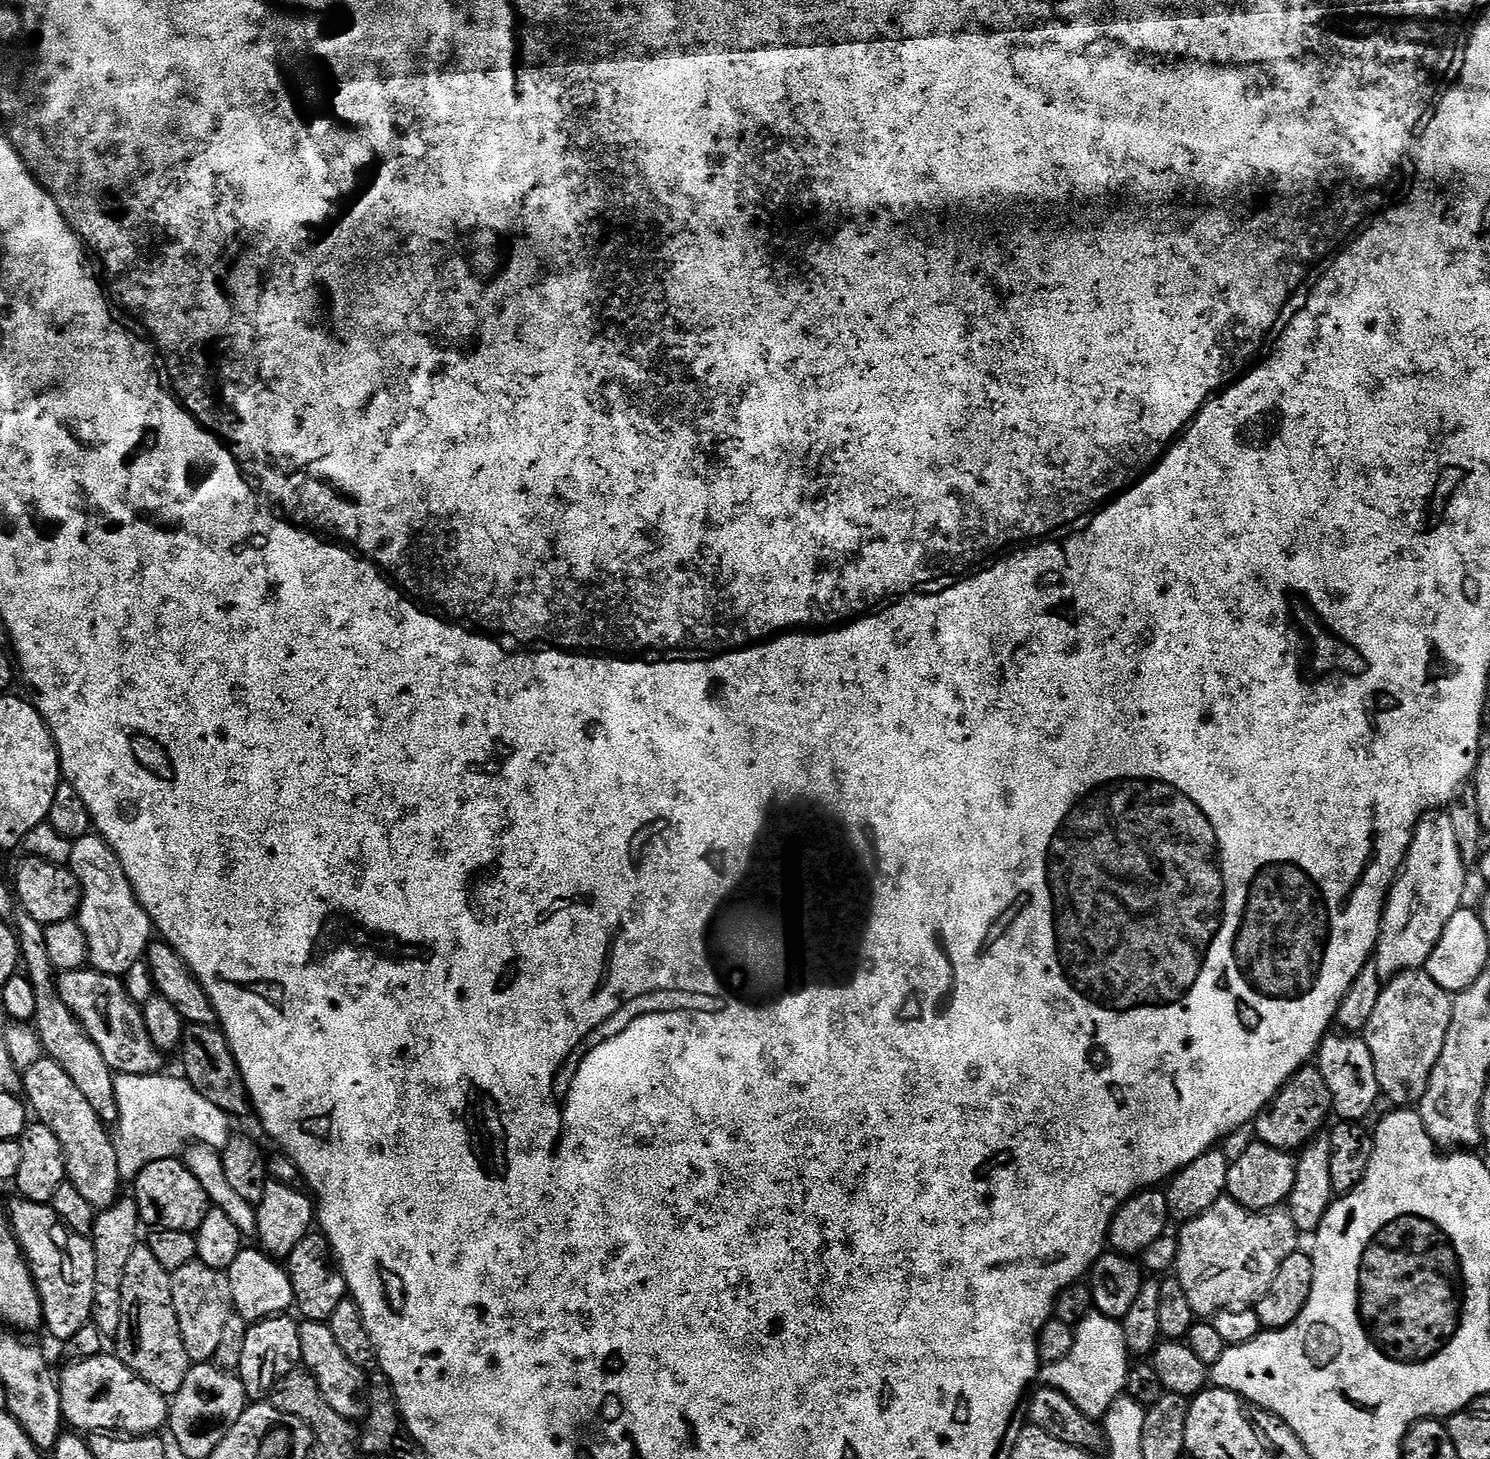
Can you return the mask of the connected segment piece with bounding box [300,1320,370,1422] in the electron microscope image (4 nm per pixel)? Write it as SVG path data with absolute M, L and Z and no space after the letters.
M304 1320L300 1324L300 1337L303 1367L318 1382L318 1390L322 1390L322 1398L326 1398L326 1402L330 1402L332 1409L342 1414L342 1418L353 1422L363 1421L370 1407L369 1373L363 1368L354 1366L354 1362L346 1358L346 1353L338 1347L338 1341L334 1339L334 1330L330 1330L327 1323L319 1320Z

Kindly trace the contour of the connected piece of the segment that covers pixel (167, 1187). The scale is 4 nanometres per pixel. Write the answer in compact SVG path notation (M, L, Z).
M180 1158L150 1162L146 1170L136 1175L134 1187L134 1199L140 1211L141 1221L145 1225L152 1224L148 1226L156 1230L165 1228L195 1233L210 1207L206 1190L202 1190L198 1178L190 1174L190 1170Z

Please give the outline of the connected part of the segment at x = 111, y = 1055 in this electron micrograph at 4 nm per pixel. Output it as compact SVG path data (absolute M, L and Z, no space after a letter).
M95 970L60 972L60 997L90 1034L92 1041L102 1050L102 1058L112 1067L113 1073L122 1076L150 1076L161 1071L165 1057L154 1046L146 1030L141 1005L135 1004L124 989L119 976L106 976Z

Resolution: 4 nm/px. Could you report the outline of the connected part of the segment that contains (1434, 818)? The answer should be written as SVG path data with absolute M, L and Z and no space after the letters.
M1429 814L1416 827L1416 833L1408 847L1408 857L1404 859L1404 867L1392 885L1388 894L1388 903L1384 905L1384 920L1380 924L1380 940L1376 943L1374 963L1382 978L1397 976L1399 972L1410 972L1425 967L1434 950L1438 946L1438 938L1442 938L1442 930L1446 930L1446 922L1454 918L1454 914L1465 903L1464 871L1466 865L1458 850L1458 838L1454 834L1452 817L1448 814Z

